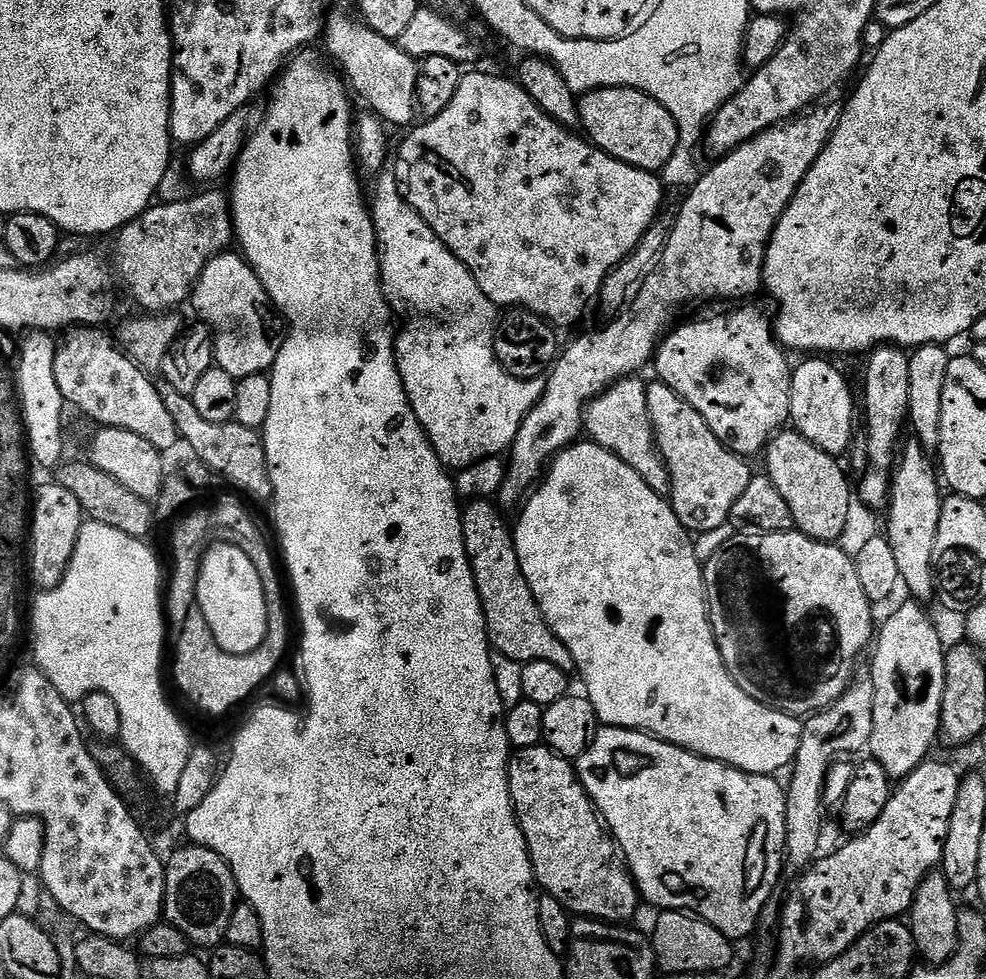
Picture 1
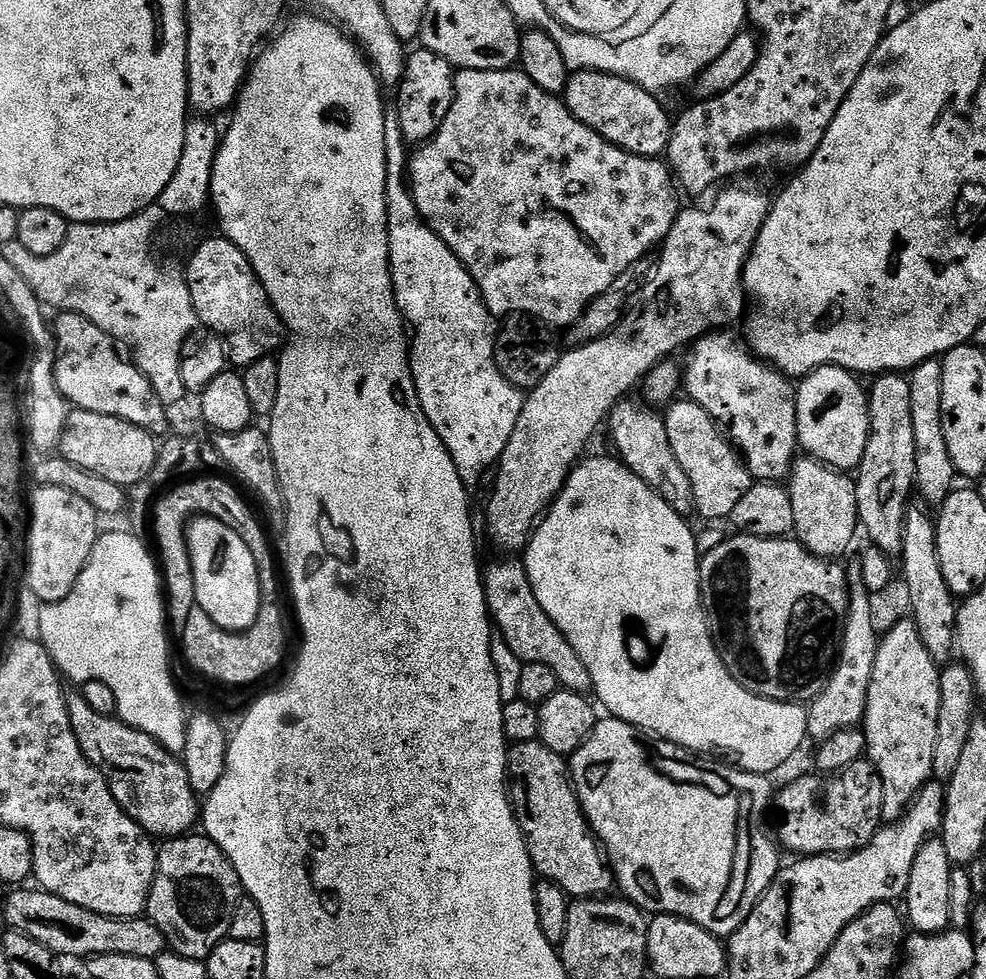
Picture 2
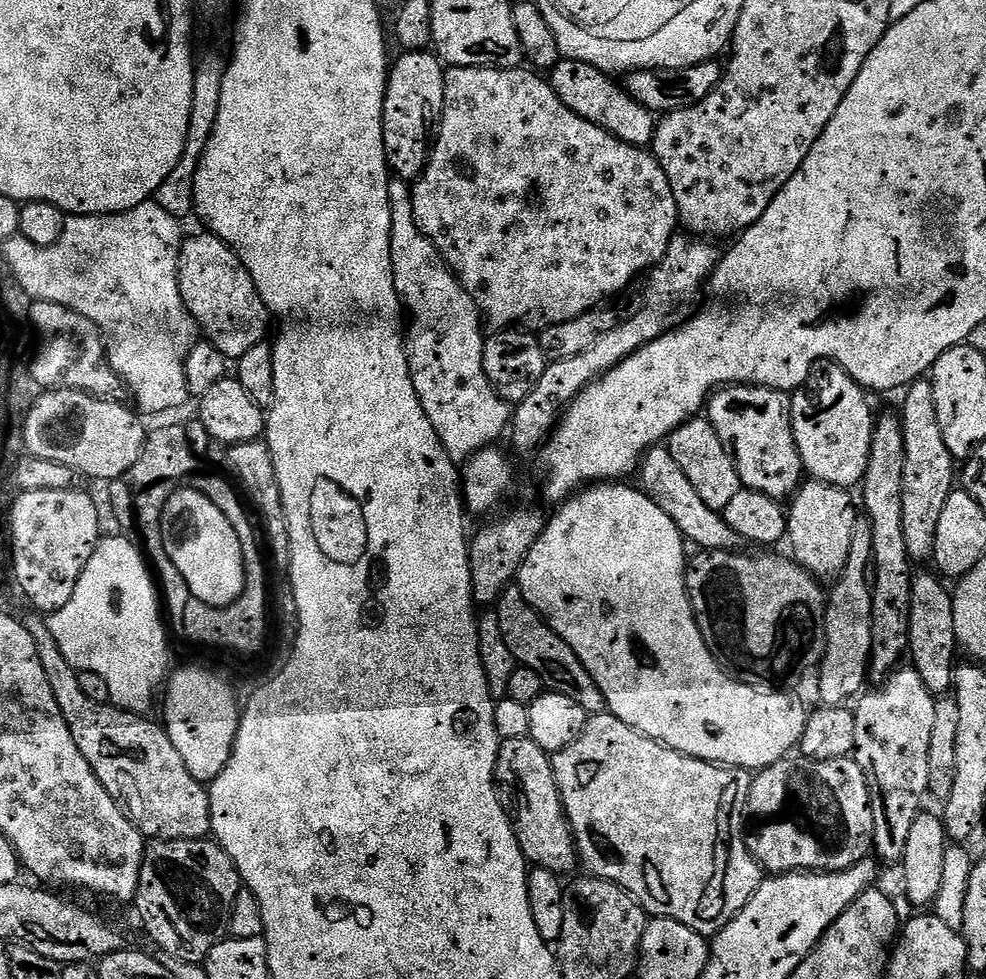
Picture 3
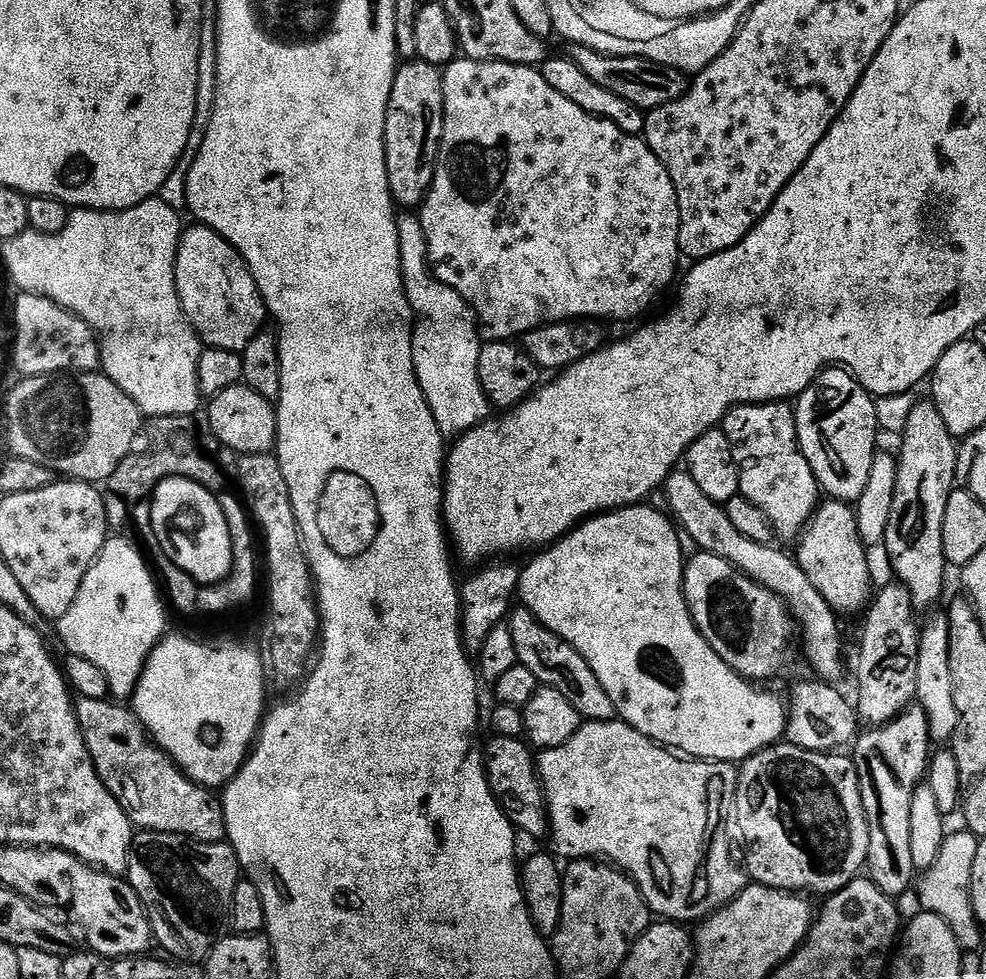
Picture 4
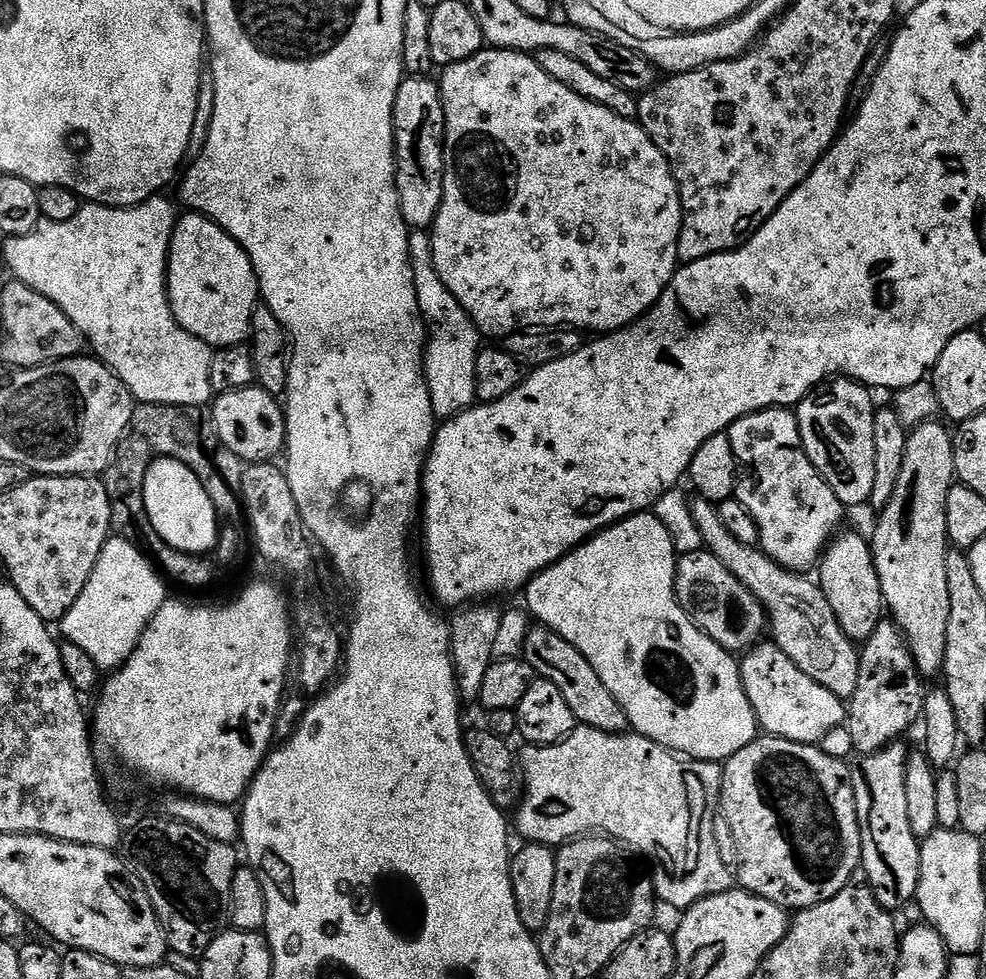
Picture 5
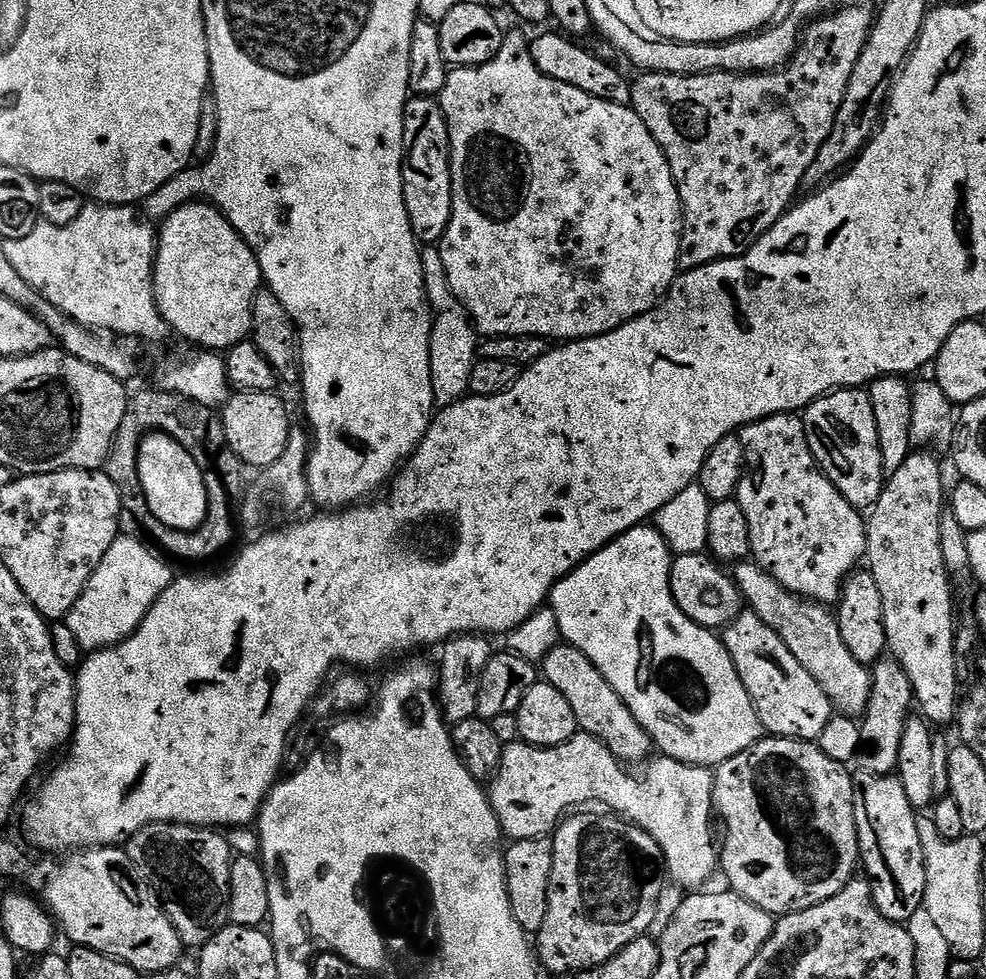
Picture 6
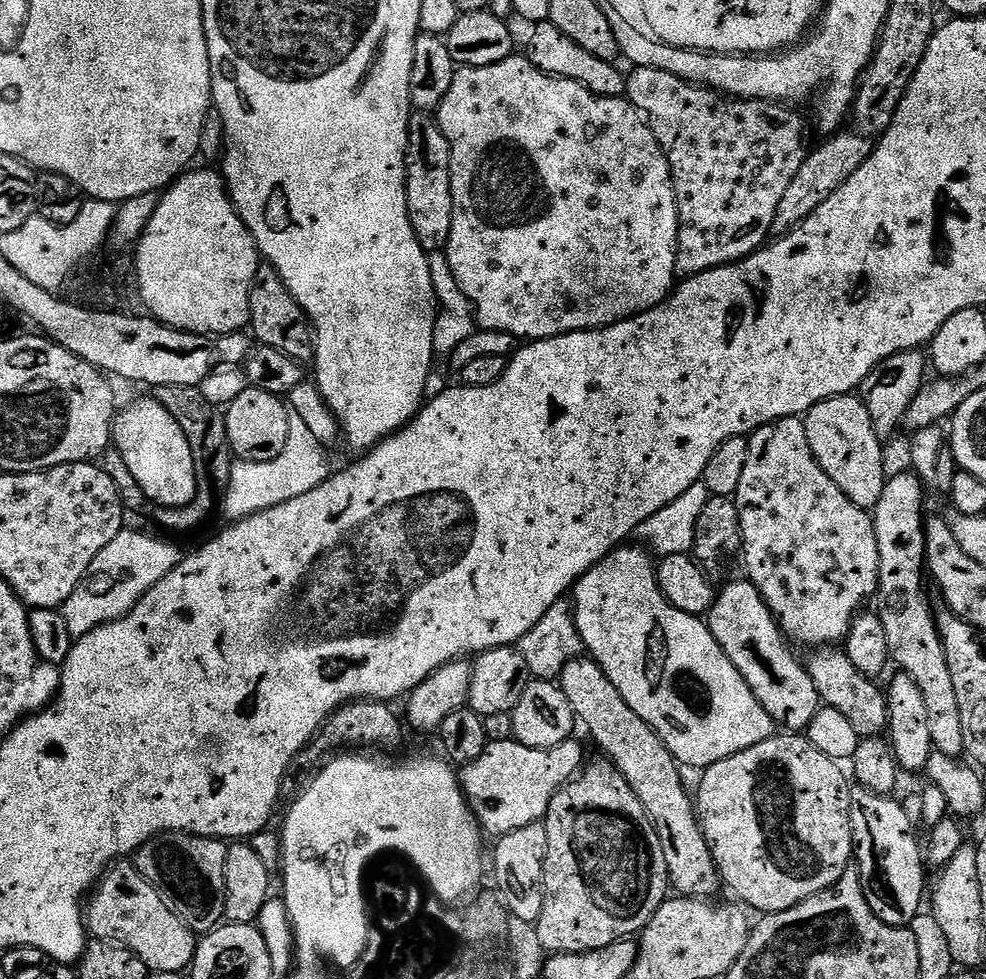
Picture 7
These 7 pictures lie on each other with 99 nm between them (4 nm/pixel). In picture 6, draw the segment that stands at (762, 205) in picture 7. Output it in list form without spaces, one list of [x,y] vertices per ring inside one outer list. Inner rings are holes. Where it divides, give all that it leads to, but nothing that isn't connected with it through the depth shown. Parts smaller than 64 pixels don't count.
[[[864,4],[840,6],[821,15],[803,29],[800,43],[783,70],[751,74],[701,72],[698,76],[645,71],[631,81],[630,106],[646,122],[646,130],[654,134],[654,142],[658,142],[662,154],[666,154],[680,195],[681,269],[701,268],[715,260],[740,256],[756,245],[758,238],[788,211],[797,199],[796,191],[801,191],[810,162],[818,158],[822,142],[834,130],[838,106],[842,106],[846,86],[850,86],[850,74],[854,74],[854,62],[858,62],[866,46],[873,19],[873,9]]]

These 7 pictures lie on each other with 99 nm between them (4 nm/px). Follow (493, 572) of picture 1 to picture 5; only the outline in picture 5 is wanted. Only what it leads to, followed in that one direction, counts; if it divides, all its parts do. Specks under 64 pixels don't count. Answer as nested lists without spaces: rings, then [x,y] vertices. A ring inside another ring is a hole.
[[[534,626],[526,634],[522,658],[535,670],[539,679],[554,682],[554,686],[562,690],[570,710],[574,710],[574,718],[583,727],[617,734],[629,731],[626,714],[622,706],[618,706],[614,694],[610,694],[610,690],[602,686],[602,678],[594,674],[594,666],[590,666],[590,662],[582,658],[580,651],[566,642],[566,638],[562,638],[557,632],[551,632],[549,628]]]

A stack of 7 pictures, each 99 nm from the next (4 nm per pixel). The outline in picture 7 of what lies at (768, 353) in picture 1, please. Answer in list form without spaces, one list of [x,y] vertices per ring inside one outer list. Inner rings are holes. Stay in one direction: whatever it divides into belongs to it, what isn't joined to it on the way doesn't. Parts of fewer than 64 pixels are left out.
[[[788,416],[785,420],[775,420],[773,424],[767,424],[752,433],[748,437],[748,453],[746,454],[746,470],[742,470],[742,482],[738,482],[738,490],[735,497],[738,506],[738,518],[740,519],[740,542],[742,545],[742,557],[744,556],[744,568],[747,579],[760,591],[766,606],[772,612],[772,617],[780,625],[781,632],[793,645],[812,644],[811,646],[836,646],[847,637],[852,629],[856,617],[860,615],[864,604],[868,599],[875,597],[880,591],[880,567],[878,566],[878,538],[874,534],[874,522],[871,515],[865,509],[859,508],[822,470],[822,466],[814,458],[810,450],[810,442],[806,438],[803,419]]]

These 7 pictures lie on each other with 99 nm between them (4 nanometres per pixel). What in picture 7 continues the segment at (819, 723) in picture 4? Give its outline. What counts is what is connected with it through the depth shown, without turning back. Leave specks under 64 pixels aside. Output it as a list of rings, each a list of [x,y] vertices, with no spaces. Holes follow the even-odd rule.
[[[747,578],[732,580],[721,592],[719,589],[712,601],[712,609],[706,614],[706,623],[726,658],[730,658],[738,674],[746,678],[746,686],[750,686],[754,698],[758,698],[762,710],[770,714],[774,723],[792,734],[807,730],[820,713],[820,695],[814,690],[807,667],[796,661],[789,641],[752,581]]]

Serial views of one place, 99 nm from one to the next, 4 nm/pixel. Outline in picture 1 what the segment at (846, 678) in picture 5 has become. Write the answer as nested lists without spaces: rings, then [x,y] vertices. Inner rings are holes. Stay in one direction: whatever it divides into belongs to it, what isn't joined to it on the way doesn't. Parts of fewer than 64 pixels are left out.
[[[640,378],[618,381],[588,405],[584,414],[584,432],[592,435],[589,436],[591,443],[602,446],[622,458],[622,462],[633,468],[646,482],[646,486],[650,486],[650,490],[667,497],[672,491],[672,483],[666,462],[660,449],[656,447],[650,410],[646,406],[647,393],[648,384],[640,381]]]

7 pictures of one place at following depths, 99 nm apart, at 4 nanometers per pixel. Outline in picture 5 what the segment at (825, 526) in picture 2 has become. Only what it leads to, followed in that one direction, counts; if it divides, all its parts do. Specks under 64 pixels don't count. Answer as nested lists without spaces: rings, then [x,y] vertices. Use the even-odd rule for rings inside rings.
[[[841,531],[824,549],[818,565],[819,572],[819,586],[826,602],[830,602],[830,610],[834,610],[834,618],[838,618],[838,626],[842,626],[842,634],[846,634],[846,638],[853,642],[868,640],[886,616],[884,595],[878,582],[871,543],[865,537],[863,540],[856,532]]]

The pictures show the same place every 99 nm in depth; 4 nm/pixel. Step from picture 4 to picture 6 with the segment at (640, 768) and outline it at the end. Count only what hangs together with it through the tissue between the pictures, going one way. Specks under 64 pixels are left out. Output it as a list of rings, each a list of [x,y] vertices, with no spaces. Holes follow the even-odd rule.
[[[577,731],[576,735],[572,736],[564,744],[559,744],[557,748],[533,748],[531,744],[525,744],[523,742],[503,745],[500,767],[496,769],[496,775],[491,777],[486,791],[488,794],[488,802],[494,810],[494,814],[500,819],[500,831],[509,841],[538,840],[547,837],[549,834],[555,833],[560,821],[565,819],[566,814],[571,813],[573,809],[575,809],[572,808],[575,804],[588,804],[591,800],[597,800],[598,803],[605,804],[605,806],[608,807],[605,809],[627,818],[631,824],[636,824],[642,830],[646,830],[646,834],[650,834],[650,838],[654,838],[654,842],[658,842],[660,852],[664,855],[663,865],[667,875],[670,877],[671,883],[673,880],[674,883],[681,884],[682,887],[688,888],[684,890],[703,889],[705,885],[707,885],[704,883],[711,878],[712,871],[717,871],[718,868],[718,848],[717,845],[712,845],[712,820],[714,824],[714,809],[712,807],[713,773],[709,771],[709,769],[701,768],[699,764],[683,764],[663,754],[649,759],[640,771],[644,772],[640,772],[635,776],[635,774],[632,773],[635,771],[629,770],[619,758],[614,754],[610,754],[610,750],[600,739],[585,732]]]

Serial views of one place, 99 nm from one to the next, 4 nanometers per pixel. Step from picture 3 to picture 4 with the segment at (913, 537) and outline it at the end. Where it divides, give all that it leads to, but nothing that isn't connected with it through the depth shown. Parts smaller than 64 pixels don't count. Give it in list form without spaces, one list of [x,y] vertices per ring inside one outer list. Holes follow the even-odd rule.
[[[924,398],[908,412],[904,420],[904,441],[898,451],[898,482],[894,490],[894,510],[890,510],[890,526],[886,526],[883,551],[888,551],[888,560],[896,571],[895,579],[910,590],[910,598],[917,609],[931,609],[936,599],[944,592],[944,568],[946,561],[942,550],[942,518],[946,518],[946,502],[950,502],[950,494],[957,487],[956,453],[958,444],[946,430],[946,422],[942,422],[942,414],[938,414],[938,406],[931,399]]]

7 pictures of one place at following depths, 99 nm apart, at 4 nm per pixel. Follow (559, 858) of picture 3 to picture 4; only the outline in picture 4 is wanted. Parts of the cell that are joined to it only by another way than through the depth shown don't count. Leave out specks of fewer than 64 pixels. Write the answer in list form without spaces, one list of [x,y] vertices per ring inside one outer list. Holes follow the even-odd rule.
[[[493,735],[491,739],[482,748],[484,773],[498,806],[508,815],[508,821],[517,833],[547,837],[550,832],[548,806],[544,802],[544,787],[540,785],[540,773],[536,770],[537,757],[533,749],[521,738]]]

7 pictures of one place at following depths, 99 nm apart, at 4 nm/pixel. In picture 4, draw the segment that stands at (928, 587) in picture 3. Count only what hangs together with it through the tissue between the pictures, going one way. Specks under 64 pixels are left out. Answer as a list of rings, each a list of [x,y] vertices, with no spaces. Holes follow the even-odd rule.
[[[943,611],[935,612],[920,628],[915,703],[926,714],[933,745],[944,746],[951,741],[954,730],[958,730],[958,709],[954,702],[954,677],[950,671],[950,622]]]

